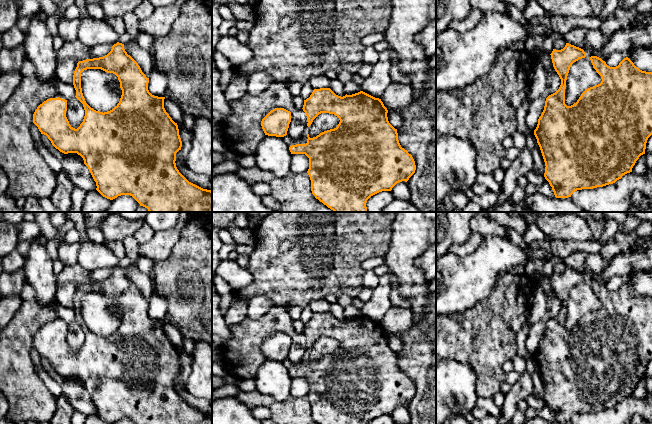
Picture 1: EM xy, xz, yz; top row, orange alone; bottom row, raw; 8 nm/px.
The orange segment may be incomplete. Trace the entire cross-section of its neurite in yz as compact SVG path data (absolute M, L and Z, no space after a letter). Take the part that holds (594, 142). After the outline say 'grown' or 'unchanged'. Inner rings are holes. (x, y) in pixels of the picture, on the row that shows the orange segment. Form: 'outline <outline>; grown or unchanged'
outline M566 43L563 49L553 49L550 55L553 67L561 79L561 85L555 93L549 95L546 98L544 110L538 119L538 124L536 129L534 130L534 135L537 139L537 143L540 147L545 162L545 179L549 182L550 186L552 187L556 198L568 198L571 197L571 195L577 190L593 189L615 183L617 180L621 179L623 175L632 172L632 168L635 165L636 161L641 155L645 154L647 140L652 135L652 72L640 70L628 57L624 58L618 66L610 67L601 58L597 56L591 56L590 60L593 65L593 68L601 76L602 81L600 84L586 89L581 94L576 103L571 106L567 106L565 104L565 89L570 67L574 62L578 61L579 59L585 58L586 53L583 49Z; unchanged

